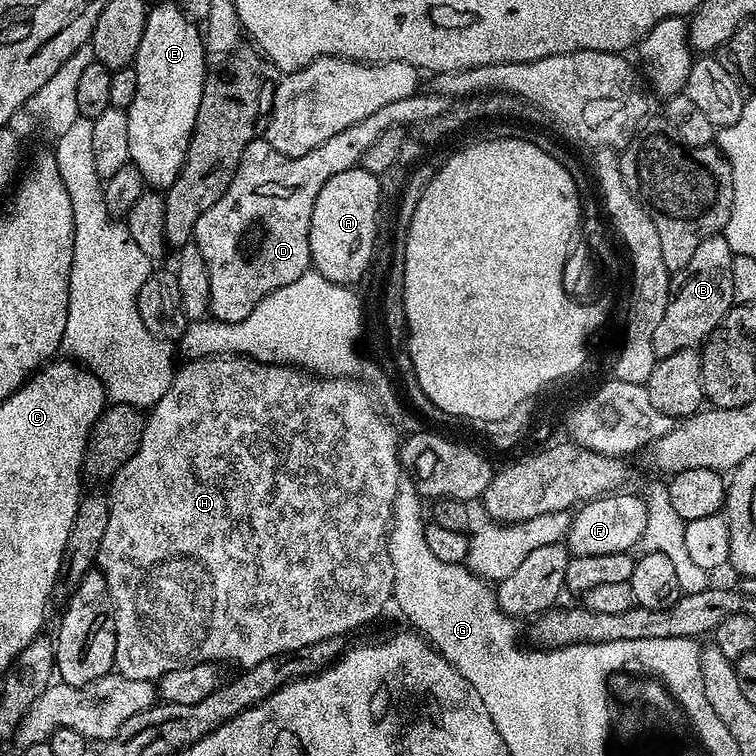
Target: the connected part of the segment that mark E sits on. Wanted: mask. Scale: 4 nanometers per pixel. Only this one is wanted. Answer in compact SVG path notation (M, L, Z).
M174 2L152 4L146 18L146 30L142 30L142 43L134 67L138 74L138 91L134 102L127 108L130 122L130 162L142 174L145 185L152 190L166 190L176 179L184 165L188 143L198 118L198 102L202 102L206 79L205 37L197 21L187 16Z

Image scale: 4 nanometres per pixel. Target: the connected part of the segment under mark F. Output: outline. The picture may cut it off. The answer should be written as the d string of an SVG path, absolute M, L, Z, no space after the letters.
M621 490L589 500L575 509L568 524L566 547L572 556L632 552L639 545L645 530L646 506L643 499L639 495L631 496L628 490Z

